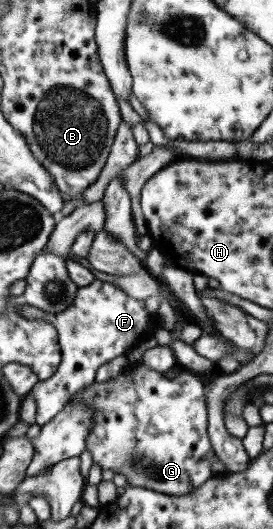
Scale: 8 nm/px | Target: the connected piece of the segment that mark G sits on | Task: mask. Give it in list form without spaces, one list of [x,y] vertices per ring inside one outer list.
[[[140,361],[135,364],[129,364],[129,366],[127,365],[120,374],[103,383],[97,384],[92,382],[90,386],[81,390],[81,393],[75,394],[75,397],[72,397],[65,405],[78,404],[79,402],[87,405],[87,407],[91,407],[91,428],[87,430],[87,436],[85,436],[85,449],[91,455],[92,462],[97,463],[100,470],[109,468],[113,474],[115,472],[123,474],[128,486],[146,488],[147,490],[159,491],[161,494],[175,494],[175,496],[179,496],[179,494],[187,494],[187,492],[195,490],[195,488],[199,488],[203,482],[211,477],[211,461],[214,460],[214,452],[206,433],[207,414],[206,403],[204,402],[204,386],[202,380],[194,372],[181,370],[175,377],[168,379],[162,373],[149,370]]]

